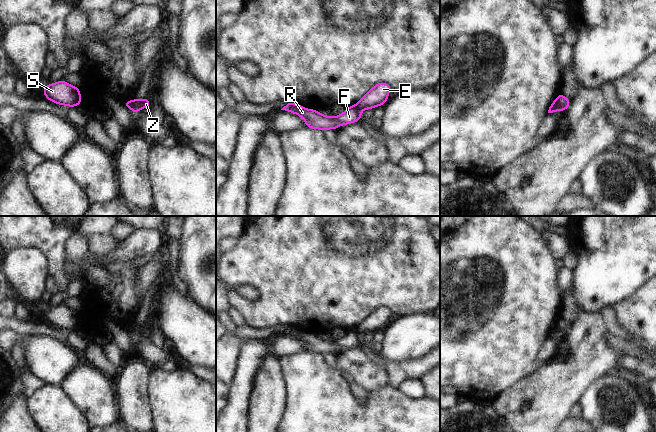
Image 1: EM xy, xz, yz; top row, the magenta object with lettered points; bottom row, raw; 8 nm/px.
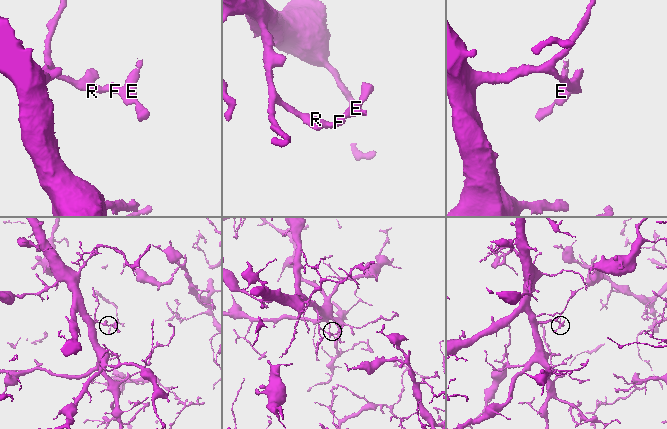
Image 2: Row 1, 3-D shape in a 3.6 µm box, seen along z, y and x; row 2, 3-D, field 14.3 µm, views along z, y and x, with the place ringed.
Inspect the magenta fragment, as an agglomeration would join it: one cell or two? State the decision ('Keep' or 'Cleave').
Cleave

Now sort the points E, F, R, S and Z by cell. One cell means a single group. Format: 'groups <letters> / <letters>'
groups E Z / F R S

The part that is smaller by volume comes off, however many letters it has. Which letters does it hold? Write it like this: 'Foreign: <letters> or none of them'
Foreign: E, Z

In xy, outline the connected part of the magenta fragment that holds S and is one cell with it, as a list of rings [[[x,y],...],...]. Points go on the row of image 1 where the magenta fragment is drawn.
[[[63,79],[48,84],[42,89],[46,99],[59,105],[68,107],[79,106],[81,104],[81,93],[78,87],[68,84]]]

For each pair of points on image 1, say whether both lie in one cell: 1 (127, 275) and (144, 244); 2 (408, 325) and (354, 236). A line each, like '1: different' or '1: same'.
1: different
2: different

